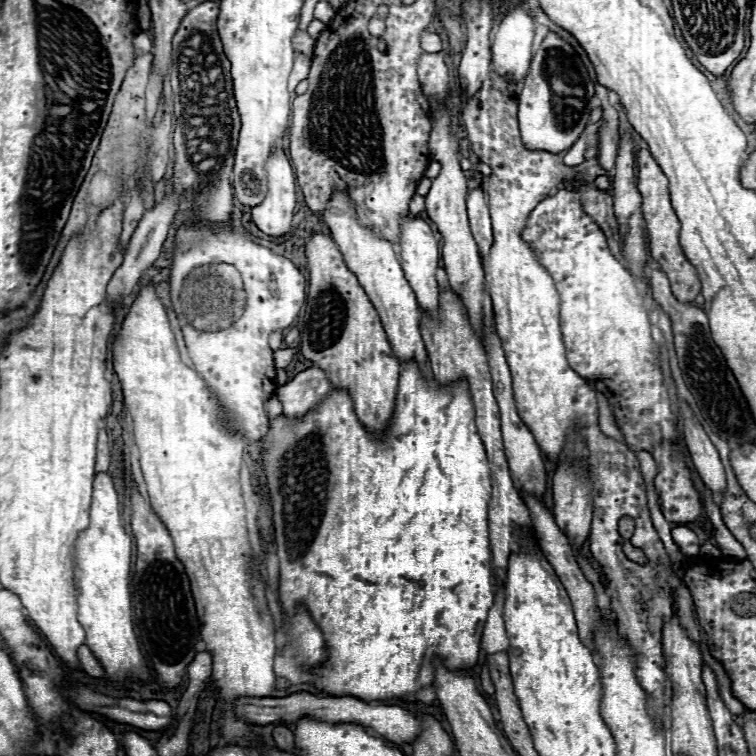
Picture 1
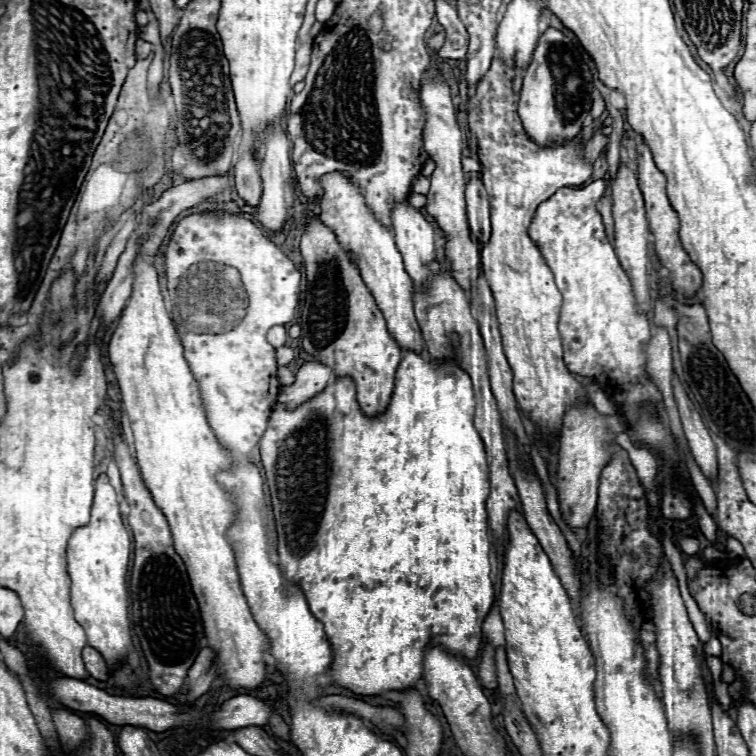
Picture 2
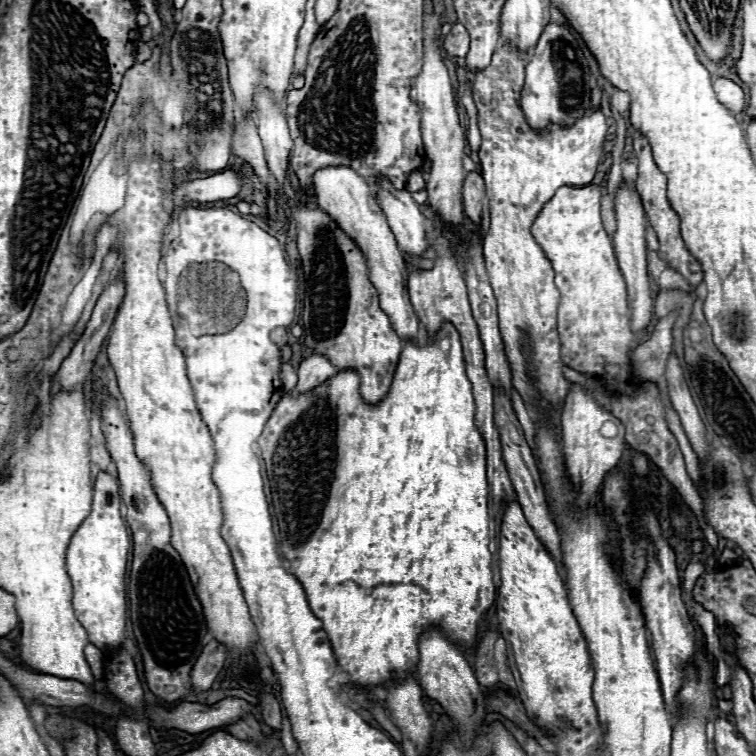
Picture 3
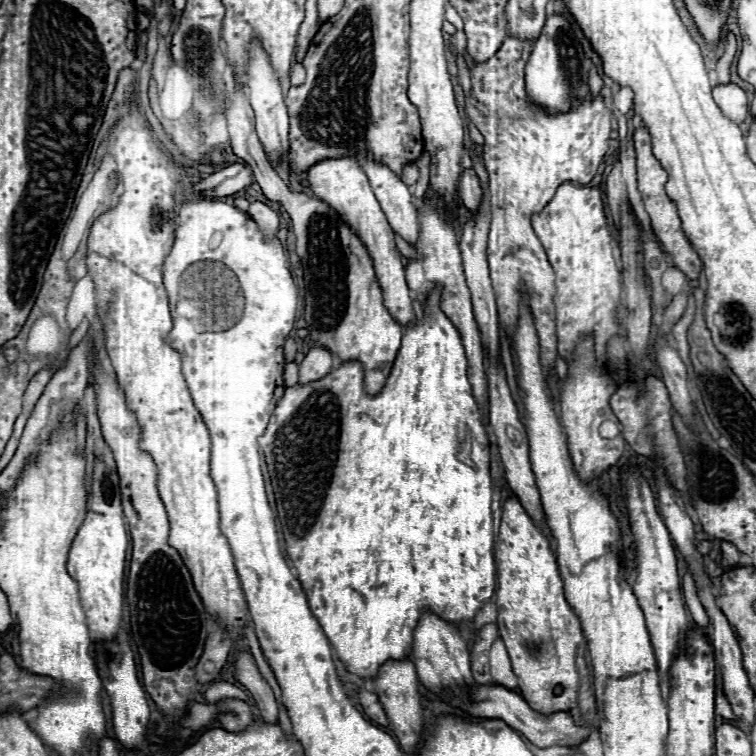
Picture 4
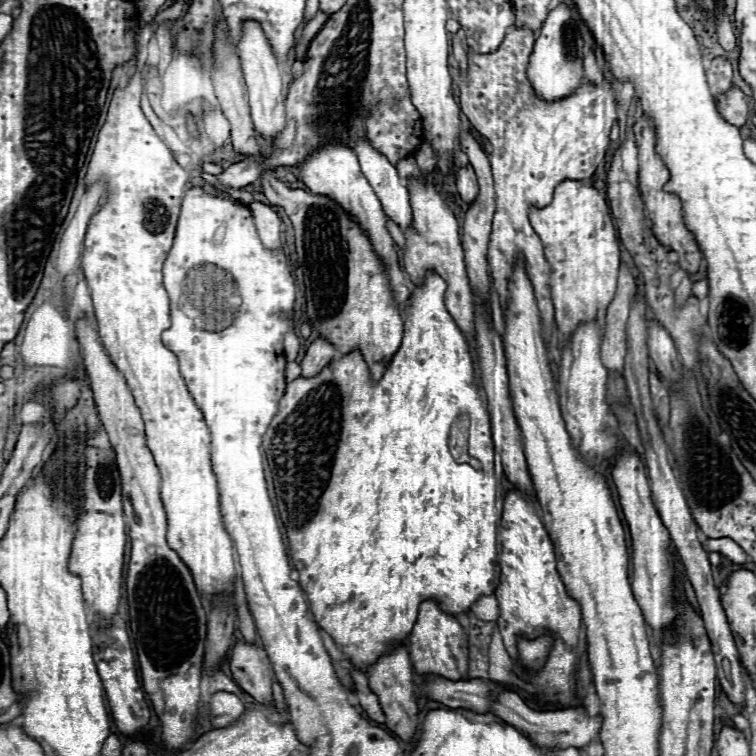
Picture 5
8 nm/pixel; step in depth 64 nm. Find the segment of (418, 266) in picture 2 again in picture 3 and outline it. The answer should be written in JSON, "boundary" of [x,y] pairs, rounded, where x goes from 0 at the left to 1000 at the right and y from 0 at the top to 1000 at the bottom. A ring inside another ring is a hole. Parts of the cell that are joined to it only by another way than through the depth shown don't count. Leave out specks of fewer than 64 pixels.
{"boundary":[[[508,233],[500,235],[497,262],[513,288],[513,296],[526,317],[529,331],[561,339],[566,331],[563,288],[540,251],[526,251]]]}

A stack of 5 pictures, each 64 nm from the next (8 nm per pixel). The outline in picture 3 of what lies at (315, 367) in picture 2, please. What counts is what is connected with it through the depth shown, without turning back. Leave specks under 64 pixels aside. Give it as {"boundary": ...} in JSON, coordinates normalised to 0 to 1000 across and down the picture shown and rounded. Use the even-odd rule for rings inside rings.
{"boundary":[[[413,468],[394,484],[394,508],[386,516],[386,521],[407,519],[407,516],[418,513],[421,508],[426,508],[429,503],[434,503],[437,497],[442,497],[444,492],[447,492],[447,487],[442,487],[437,481],[437,476],[431,476],[431,471]]]}

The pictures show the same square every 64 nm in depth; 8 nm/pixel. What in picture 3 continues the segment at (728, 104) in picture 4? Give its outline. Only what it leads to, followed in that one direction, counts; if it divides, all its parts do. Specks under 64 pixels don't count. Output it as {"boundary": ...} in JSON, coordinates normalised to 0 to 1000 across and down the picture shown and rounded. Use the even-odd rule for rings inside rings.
{"boundary":[[[947,106],[944,108],[944,122],[947,122],[947,130],[968,148],[968,151],[979,151],[984,148],[987,143],[987,130],[984,130],[984,122],[976,111],[966,108],[966,106]]]}

